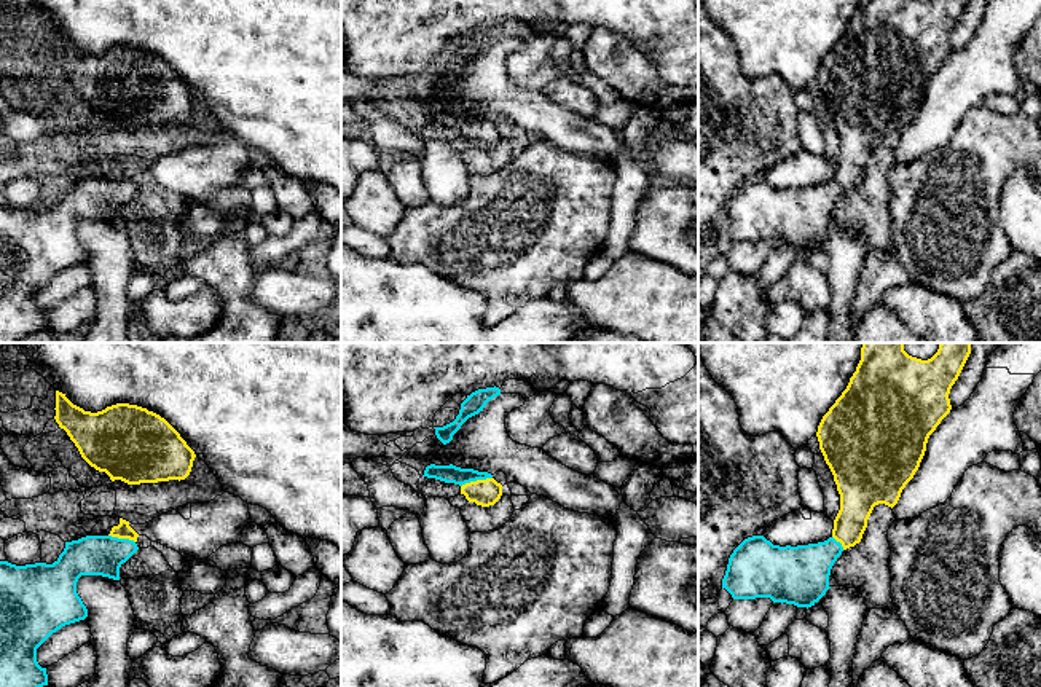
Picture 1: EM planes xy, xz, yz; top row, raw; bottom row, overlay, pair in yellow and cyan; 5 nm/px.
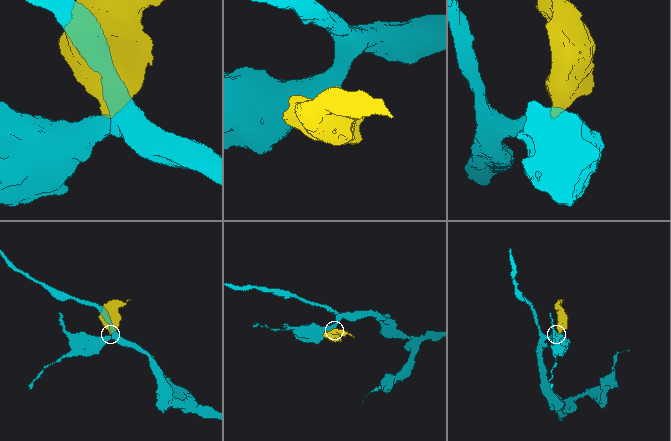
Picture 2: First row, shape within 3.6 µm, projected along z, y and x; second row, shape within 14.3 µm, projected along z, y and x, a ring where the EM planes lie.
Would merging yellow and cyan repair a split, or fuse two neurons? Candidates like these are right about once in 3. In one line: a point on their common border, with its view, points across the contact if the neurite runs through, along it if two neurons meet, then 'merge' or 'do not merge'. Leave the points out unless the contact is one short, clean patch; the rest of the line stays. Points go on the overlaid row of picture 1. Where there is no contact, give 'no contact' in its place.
contact xz (477, 480); way xz (485, 493), (477, 480), (450, 474); merge

